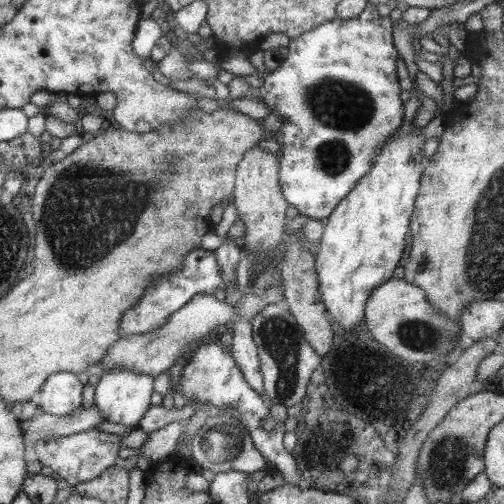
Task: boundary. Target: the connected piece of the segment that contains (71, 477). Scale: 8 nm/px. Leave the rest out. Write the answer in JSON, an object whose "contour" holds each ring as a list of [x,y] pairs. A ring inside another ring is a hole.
{"contour":[[[90,429],[70,436],[52,437],[36,441],[34,450],[38,460],[48,468],[52,468],[57,479],[66,480],[71,486],[98,478],[109,466],[116,462],[116,458],[125,452],[122,449],[122,438],[117,434],[110,434],[97,429]]]}

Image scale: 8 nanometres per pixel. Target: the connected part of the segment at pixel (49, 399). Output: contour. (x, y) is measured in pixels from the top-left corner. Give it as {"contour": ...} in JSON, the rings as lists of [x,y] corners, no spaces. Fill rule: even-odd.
{"contour":[[[56,372],[44,384],[36,397],[39,410],[56,416],[73,413],[82,406],[85,385],[72,372]]]}

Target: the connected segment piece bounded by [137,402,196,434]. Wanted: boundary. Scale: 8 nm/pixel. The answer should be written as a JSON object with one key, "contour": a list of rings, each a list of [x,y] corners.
{"contour":[[[190,402],[186,403],[183,409],[152,405],[138,423],[137,429],[147,434],[154,433],[164,428],[167,424],[180,423],[182,420],[188,420],[190,416],[194,415],[195,407],[195,404]]]}

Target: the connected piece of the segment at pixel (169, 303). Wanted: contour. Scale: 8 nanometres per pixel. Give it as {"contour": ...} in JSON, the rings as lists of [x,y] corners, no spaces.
{"contour":[[[202,248],[192,250],[183,263],[183,268],[173,274],[156,278],[150,285],[146,286],[146,292],[139,302],[132,306],[120,319],[118,335],[128,337],[138,334],[152,333],[162,327],[168,318],[182,309],[197,294],[213,295],[216,290],[226,293],[226,283],[222,279],[222,272],[217,263],[214,251],[203,250]]]}

